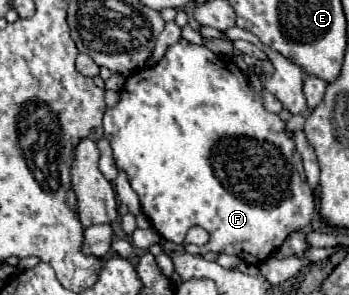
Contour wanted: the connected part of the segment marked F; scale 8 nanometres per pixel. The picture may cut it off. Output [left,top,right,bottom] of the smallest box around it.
[103,39,315,265]

